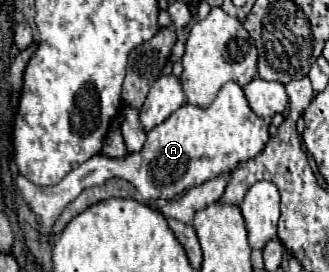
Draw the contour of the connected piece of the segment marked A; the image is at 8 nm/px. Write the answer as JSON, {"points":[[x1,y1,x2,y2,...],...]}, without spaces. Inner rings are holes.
{"points":[[227,82,215,102,207,108,199,108,195,104,183,104,177,112,173,112,165,122,157,124,149,130,147,142,139,154,129,154,125,160,111,160,107,156,93,156,89,162,81,164,79,168,71,170,65,180,53,186,37,186,27,178,19,176,17,186,37,214,39,226,45,236,51,234,51,228,63,208,81,194,81,190,89,186,103,184,107,178,125,178,129,180,137,192,141,194,143,202,165,198,171,200,177,194,187,192,193,186,203,184,223,172,231,172,237,162,253,158,257,152,263,150,269,138,269,126,263,118,259,118,247,104,245,94,239,84]]}

